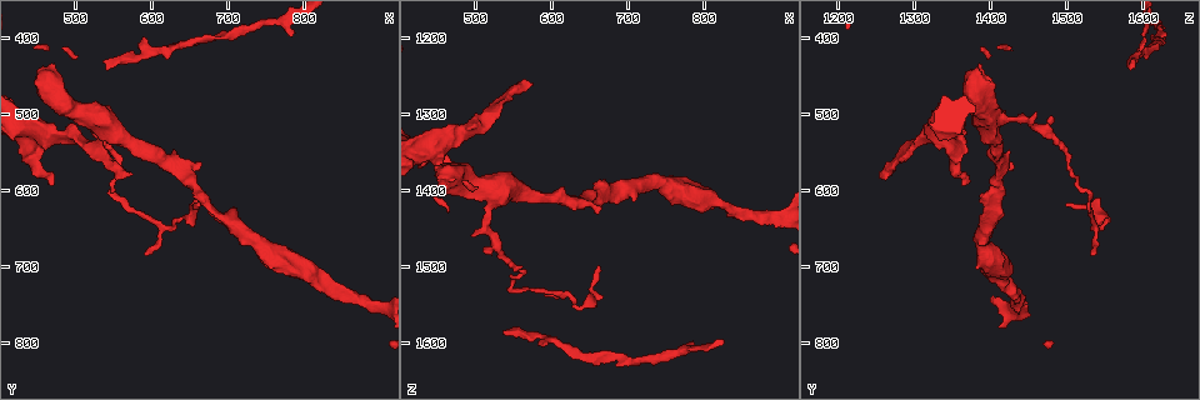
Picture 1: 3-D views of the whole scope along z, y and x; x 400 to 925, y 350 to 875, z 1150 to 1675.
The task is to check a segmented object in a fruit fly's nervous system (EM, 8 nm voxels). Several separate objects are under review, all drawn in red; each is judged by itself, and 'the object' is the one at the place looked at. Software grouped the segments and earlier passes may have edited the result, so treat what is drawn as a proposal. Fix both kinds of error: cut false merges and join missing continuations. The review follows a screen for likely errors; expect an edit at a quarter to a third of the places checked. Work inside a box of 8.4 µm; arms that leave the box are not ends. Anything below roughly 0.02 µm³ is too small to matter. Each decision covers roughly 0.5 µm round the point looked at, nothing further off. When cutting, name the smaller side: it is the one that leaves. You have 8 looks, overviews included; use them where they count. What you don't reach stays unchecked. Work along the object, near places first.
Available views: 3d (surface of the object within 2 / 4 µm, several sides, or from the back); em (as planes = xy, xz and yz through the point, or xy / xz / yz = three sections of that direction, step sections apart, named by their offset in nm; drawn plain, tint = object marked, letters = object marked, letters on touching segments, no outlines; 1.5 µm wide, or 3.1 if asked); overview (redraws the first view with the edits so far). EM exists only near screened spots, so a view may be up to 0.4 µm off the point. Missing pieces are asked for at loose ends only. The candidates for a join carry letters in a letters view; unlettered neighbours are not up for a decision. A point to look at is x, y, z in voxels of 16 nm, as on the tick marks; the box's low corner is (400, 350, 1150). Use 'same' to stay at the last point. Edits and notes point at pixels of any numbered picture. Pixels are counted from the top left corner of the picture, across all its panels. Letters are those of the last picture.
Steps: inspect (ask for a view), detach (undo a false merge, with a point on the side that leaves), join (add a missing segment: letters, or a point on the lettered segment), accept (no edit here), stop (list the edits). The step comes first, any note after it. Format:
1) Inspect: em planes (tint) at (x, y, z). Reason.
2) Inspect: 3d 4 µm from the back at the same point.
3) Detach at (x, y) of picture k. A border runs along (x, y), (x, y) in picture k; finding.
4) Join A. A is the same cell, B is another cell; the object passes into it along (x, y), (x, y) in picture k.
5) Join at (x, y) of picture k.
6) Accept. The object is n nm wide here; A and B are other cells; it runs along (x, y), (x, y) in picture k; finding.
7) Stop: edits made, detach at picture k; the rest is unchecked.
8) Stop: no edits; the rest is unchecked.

Inspect: 3d 2 µm at (475, 590, 1370). An open end.

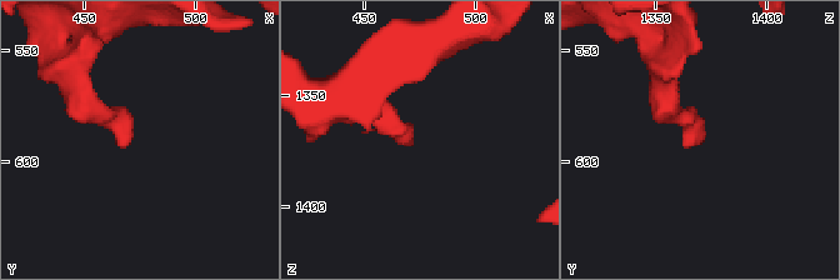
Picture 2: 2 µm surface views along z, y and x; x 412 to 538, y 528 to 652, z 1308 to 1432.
Inspect: em planes (letters) at (470, 592, 1367).

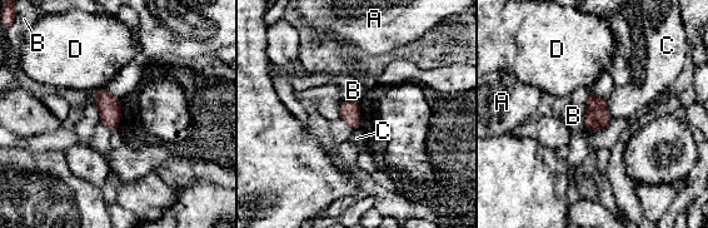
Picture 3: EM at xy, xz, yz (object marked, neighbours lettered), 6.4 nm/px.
Accept. A, B, C and D are other cells; a border runs along (586, 105), (583, 127) in picture 3; none of them fits.

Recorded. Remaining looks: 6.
Inspect: em planes (letters) at (575, 580, 1265). Branch stops here.

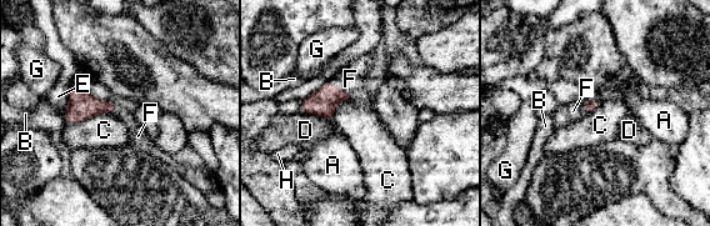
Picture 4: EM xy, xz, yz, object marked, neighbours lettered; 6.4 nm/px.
Join F. The longest contact is with C, 280 nm; F is the same cell, A, B, C, D, E, G and H are other cells; the object passes into it along (321, 103), (341, 90), (350, 79) in picture 4; the neuron continues.

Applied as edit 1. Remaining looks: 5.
Inspect: 3d 4 µm at (465, 435, 1385). Free end.

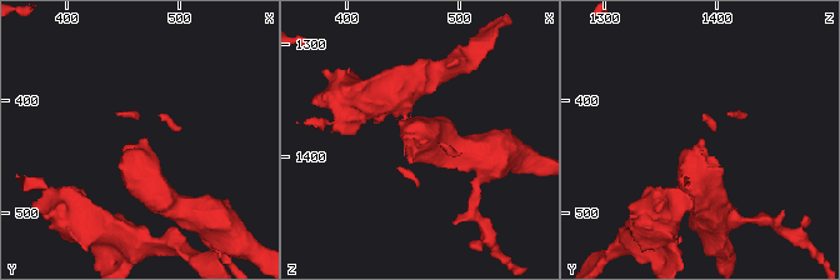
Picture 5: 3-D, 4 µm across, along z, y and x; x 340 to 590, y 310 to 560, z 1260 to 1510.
Inspect: em yz step 4 (letters) at (464, 436, 1388).

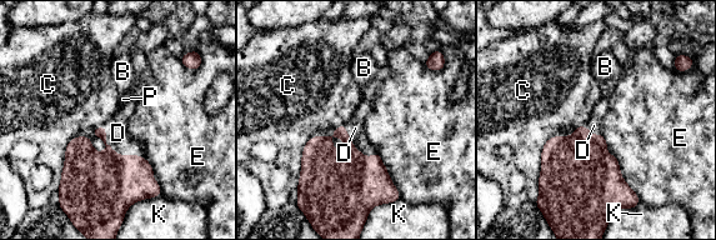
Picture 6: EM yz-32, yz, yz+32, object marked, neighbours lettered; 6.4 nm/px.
Join D. The longest contact is with C, 500 nm; D is the same cell, B, C, E, K and P are other cells; it goes on there.

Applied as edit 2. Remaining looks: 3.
Stop: edits made, join at picture 4, join at picture 6; the rest is unchecked.

